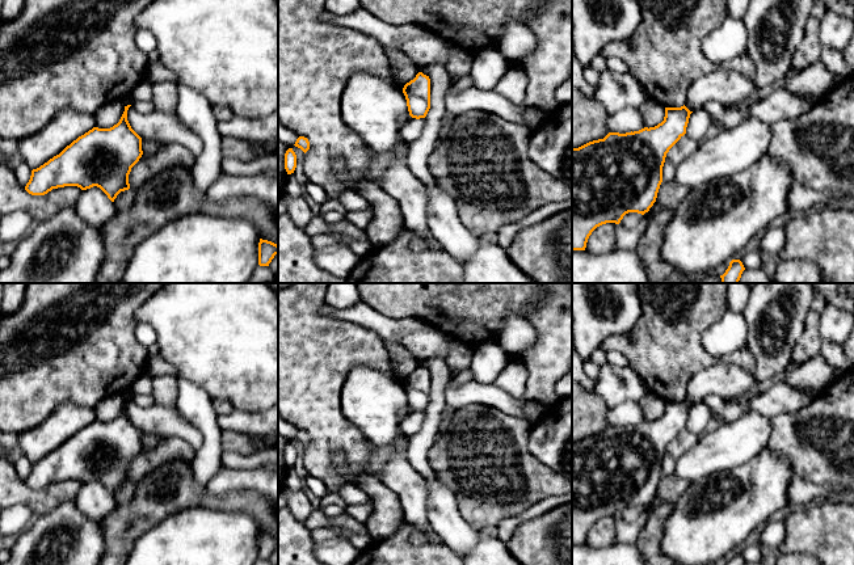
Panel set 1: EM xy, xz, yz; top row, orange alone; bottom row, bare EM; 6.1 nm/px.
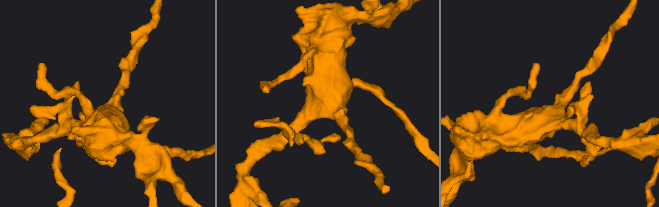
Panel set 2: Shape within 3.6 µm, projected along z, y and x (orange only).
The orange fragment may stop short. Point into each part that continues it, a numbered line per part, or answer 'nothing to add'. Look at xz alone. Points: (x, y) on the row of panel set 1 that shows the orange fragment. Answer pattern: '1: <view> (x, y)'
nothing to add

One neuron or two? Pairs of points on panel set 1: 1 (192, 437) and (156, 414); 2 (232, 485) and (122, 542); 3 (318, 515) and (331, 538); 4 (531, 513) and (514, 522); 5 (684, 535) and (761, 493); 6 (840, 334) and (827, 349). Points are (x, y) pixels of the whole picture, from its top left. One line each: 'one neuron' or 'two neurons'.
1: one neuron
2: two neurons
3: two neurons
4: one neuron
5: one neuron
6: two neurons

